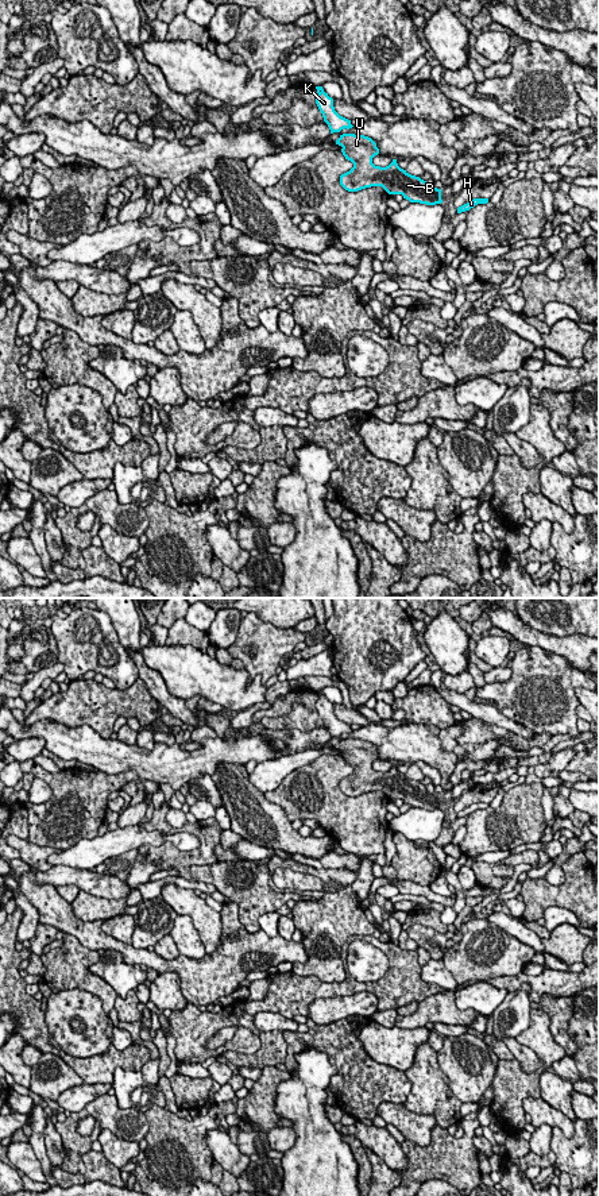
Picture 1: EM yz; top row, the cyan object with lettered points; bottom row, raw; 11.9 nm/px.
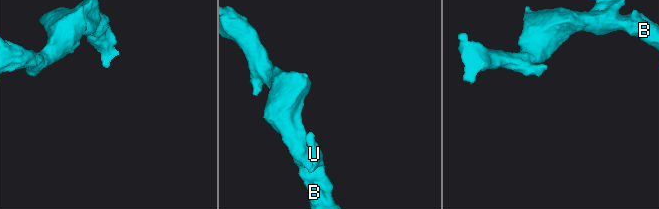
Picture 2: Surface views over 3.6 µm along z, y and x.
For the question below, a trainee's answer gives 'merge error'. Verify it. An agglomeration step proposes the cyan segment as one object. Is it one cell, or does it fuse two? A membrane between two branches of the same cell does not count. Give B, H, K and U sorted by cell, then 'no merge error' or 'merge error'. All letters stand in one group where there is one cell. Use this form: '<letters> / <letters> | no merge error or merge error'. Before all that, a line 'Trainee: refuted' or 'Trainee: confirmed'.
Trainee: refuted
B H K U | no merge error

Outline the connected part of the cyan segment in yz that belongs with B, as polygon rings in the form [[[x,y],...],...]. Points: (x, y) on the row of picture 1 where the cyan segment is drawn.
[[[343,134],[336,140],[336,144],[343,147],[341,153],[345,159],[353,163],[353,167],[349,171],[340,175],[340,185],[345,190],[358,192],[371,186],[382,186],[389,194],[402,194],[403,198],[409,200],[410,202],[420,202],[426,205],[436,205],[443,202],[441,189],[429,189],[426,186],[426,181],[401,169],[397,163],[397,159],[393,159],[393,162],[386,167],[375,166],[372,163],[372,158],[379,154],[379,148],[371,138],[364,135]]]

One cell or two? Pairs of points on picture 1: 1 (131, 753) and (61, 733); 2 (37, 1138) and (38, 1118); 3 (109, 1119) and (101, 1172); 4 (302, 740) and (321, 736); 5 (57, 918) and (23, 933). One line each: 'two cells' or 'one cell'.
1: one cell
2: one cell
3: two cells
4: one cell
5: two cells

